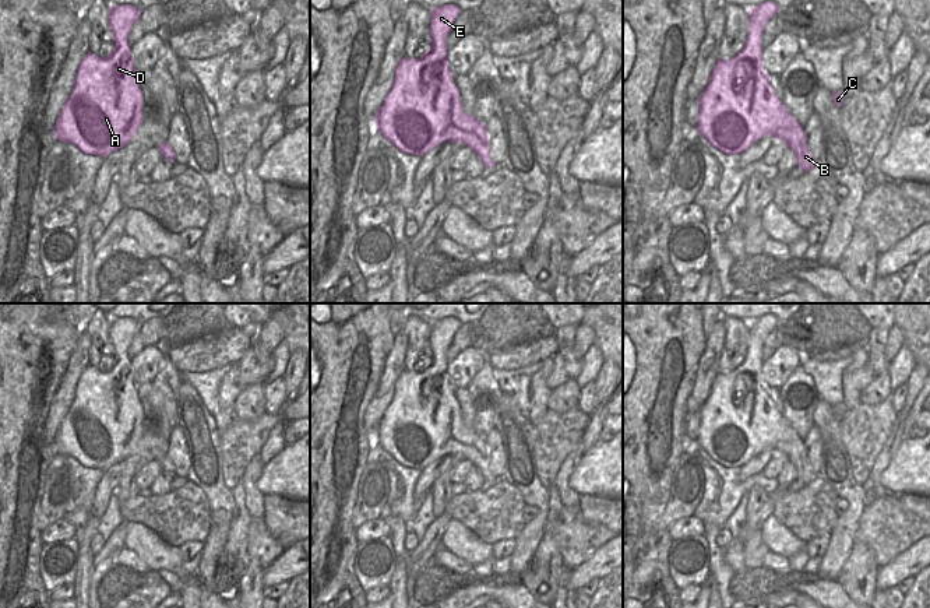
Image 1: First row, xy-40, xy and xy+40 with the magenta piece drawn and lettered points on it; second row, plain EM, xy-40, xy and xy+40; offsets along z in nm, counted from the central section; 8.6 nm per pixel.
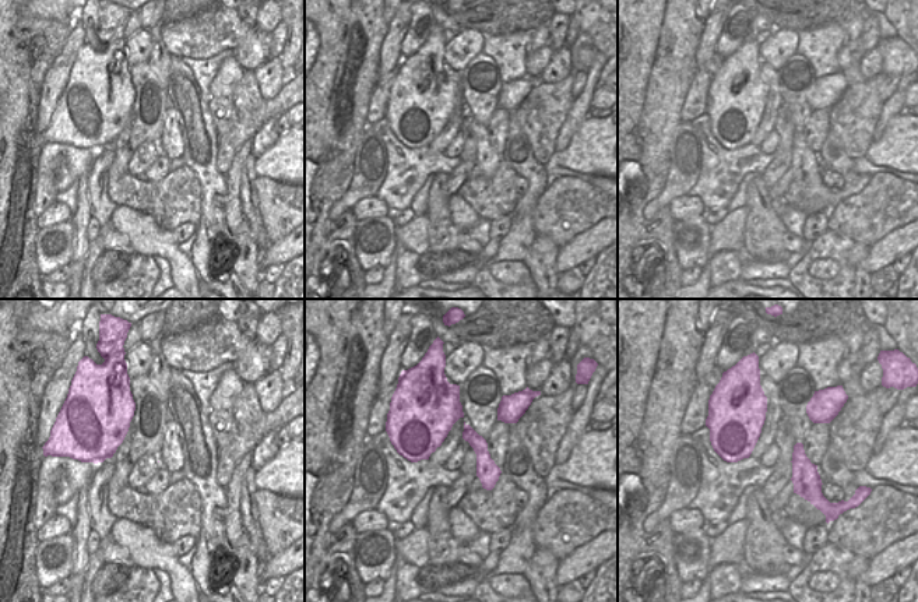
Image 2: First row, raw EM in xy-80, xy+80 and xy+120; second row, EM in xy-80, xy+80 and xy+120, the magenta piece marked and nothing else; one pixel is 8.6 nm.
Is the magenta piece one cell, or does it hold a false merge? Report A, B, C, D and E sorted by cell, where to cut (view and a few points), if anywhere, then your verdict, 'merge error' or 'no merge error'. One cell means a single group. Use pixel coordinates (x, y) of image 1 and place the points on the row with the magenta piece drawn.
A B C D E; no cut; no merge error

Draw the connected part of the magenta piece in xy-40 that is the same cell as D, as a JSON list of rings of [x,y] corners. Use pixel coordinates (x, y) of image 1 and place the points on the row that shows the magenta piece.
[[[131,4],[110,6],[108,24],[115,49],[105,57],[88,52],[77,68],[74,88],[54,124],[54,138],[74,144],[88,155],[106,157],[128,144],[144,120],[144,95],[138,85],[128,35],[140,21],[141,10]]]

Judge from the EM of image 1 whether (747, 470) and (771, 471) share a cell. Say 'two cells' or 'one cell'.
two cells

